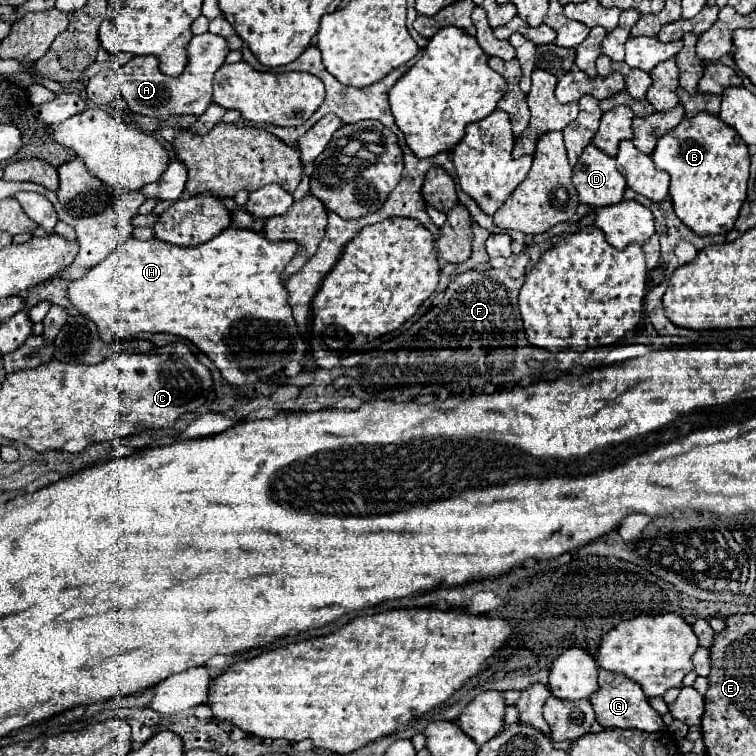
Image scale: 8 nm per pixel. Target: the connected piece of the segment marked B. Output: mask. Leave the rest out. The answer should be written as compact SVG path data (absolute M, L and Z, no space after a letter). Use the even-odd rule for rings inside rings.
M698 113L692 119L682 119L678 127L666 133L666 137L660 137L652 159L660 171L666 171L670 175L670 197L674 213L690 231L694 231L696 235L716 235L726 233L734 227L738 211L746 199L750 155L738 133L734 133L734 129L730 129L720 117L710 113Z

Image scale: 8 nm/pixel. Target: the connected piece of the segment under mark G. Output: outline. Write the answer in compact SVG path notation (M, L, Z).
M600 669L600 691L594 693L594 697L590 697L590 703L596 711L596 721L602 727L626 727L626 729L640 729L640 731L664 731L666 725L662 721L662 717L650 707L648 697L644 695L642 687L634 681L630 681L628 677L622 677L618 673L610 673Z

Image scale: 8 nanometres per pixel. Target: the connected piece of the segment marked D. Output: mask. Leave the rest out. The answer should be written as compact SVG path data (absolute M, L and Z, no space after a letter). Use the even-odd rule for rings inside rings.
M588 145L572 169L578 199L590 207L606 207L622 201L626 181L616 169L616 159Z

